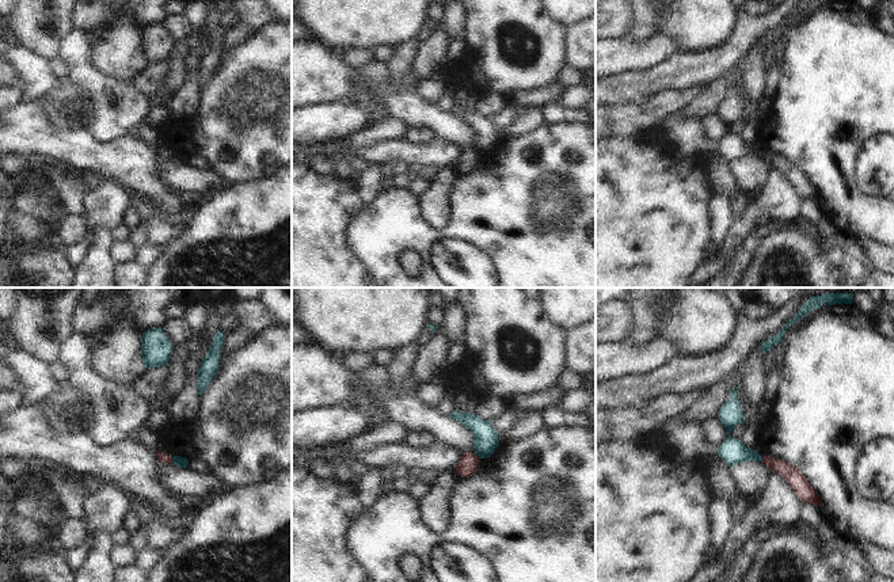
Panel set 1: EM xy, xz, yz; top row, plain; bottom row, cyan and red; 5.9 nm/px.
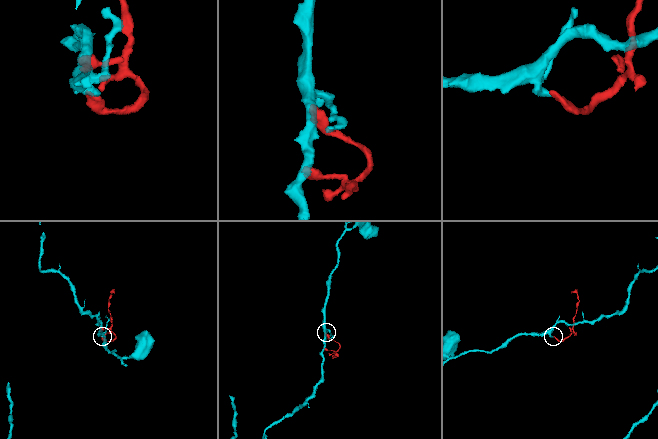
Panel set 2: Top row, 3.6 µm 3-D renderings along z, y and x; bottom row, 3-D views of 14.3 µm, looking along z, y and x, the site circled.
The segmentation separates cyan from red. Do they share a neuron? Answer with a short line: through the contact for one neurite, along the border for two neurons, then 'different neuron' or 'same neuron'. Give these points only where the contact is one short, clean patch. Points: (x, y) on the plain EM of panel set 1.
line xy (171, 153), (172, 158); different neuron

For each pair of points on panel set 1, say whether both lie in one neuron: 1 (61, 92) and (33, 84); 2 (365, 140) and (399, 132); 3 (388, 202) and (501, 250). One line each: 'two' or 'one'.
1: two
2: one
3: one

